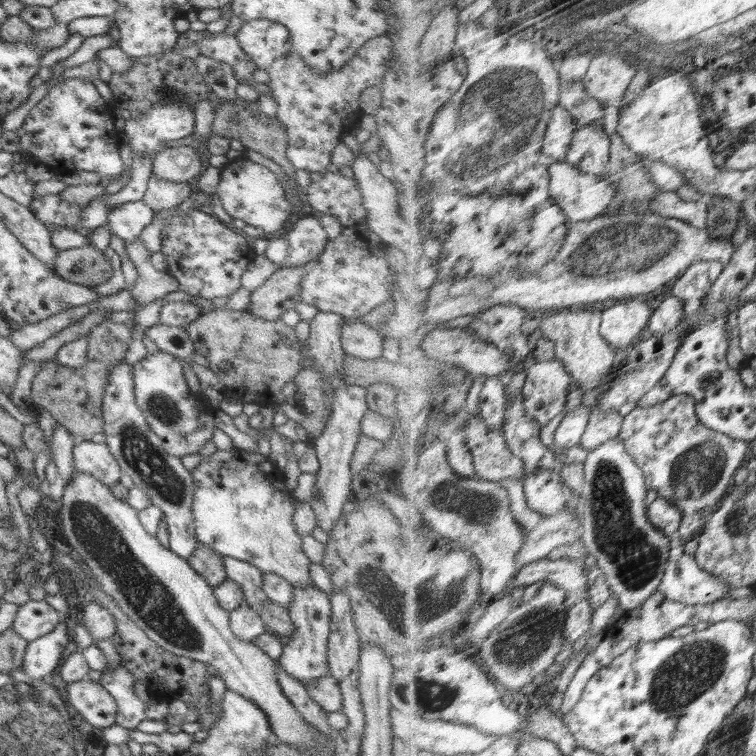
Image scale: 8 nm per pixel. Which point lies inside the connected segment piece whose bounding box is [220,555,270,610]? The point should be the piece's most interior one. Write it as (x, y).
(248, 577)

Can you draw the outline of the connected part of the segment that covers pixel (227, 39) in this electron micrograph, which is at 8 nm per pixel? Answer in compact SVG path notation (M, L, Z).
M206 32L206 36L198 40L195 46L198 47L200 55L230 66L239 84L248 84L254 79L256 64L242 51L234 35Z

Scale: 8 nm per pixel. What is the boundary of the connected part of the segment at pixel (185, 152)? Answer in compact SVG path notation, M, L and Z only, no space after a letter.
M192 146L162 148L162 152L153 157L153 173L170 182L188 183L204 171L205 156L204 149Z

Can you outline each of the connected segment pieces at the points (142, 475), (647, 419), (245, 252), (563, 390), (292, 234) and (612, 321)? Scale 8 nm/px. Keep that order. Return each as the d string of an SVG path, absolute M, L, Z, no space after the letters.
M116 362L116 366L110 368L108 384L102 399L102 410L103 432L109 451L118 462L120 470L128 474L133 483L148 496L151 505L161 510L167 525L168 549L186 560L198 546L191 516L194 492L192 473L182 465L180 457L164 449L165 445L161 438L150 430L146 418L136 406L132 368L126 362Z
M678 394L656 406L637 406L625 416L619 436L644 470L649 490L658 491L659 497L667 499L683 512L679 534L684 543L699 539L704 533L708 522L734 487L734 476L746 465L744 460L754 444L702 424L697 403L691 394Z
M178 207L156 211L155 218L166 222L161 232L161 251L168 262L166 272L178 280L182 292L202 298L224 298L241 287L242 273L253 259L251 239L231 225L216 219L209 208L190 207L182 213Z
M559 357L547 361L536 360L534 366L528 366L527 359L518 370L521 371L528 373L523 388L526 414L540 421L543 427L566 407L573 376Z
M303 217L294 224L294 229L286 234L288 240L288 259L277 265L277 268L294 268L294 266L309 266L318 261L324 252L328 239L326 231L317 217Z
M644 297L622 300L603 311L602 334L616 349L633 347L647 335L654 312Z

